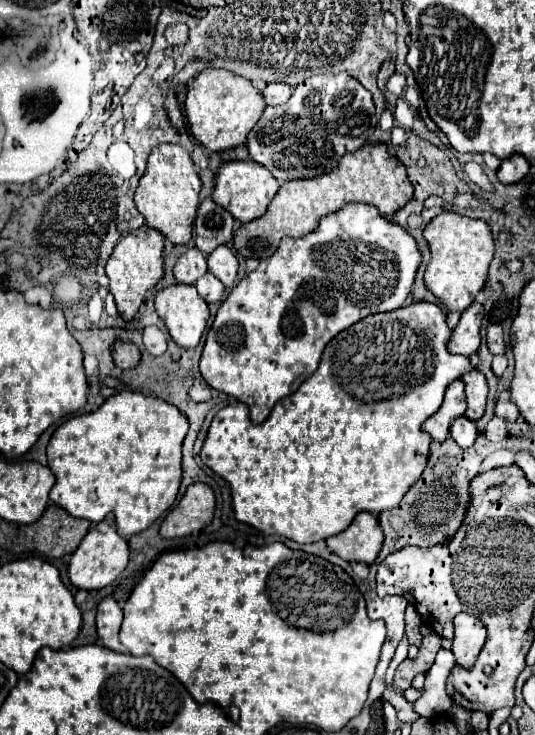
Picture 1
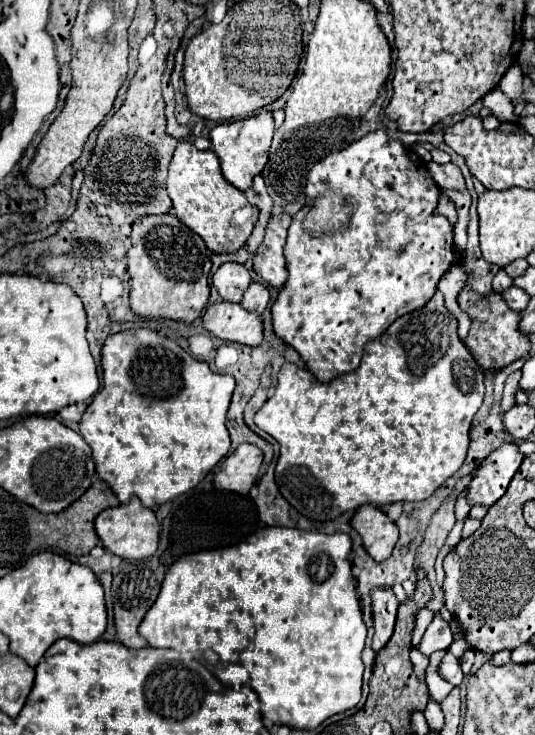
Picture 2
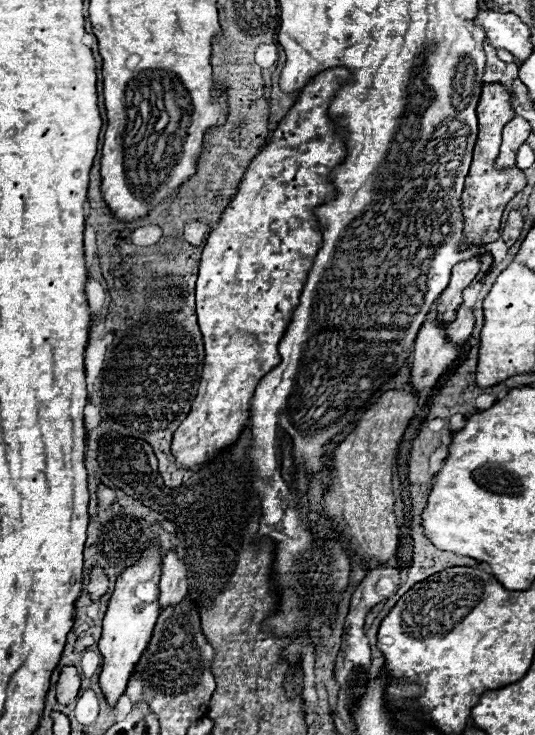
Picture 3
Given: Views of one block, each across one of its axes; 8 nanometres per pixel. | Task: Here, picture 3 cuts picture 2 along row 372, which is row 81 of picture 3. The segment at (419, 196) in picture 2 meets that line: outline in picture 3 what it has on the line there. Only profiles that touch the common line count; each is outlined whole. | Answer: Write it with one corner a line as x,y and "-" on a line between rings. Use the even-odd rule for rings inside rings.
332,68
318,74
300,92
294,106
274,130
272,142
264,144
258,156
252,160
238,188
238,194
224,210
218,228
214,228
208,236
208,242
202,250
196,284
196,310
198,324
204,336
206,360
192,410
172,438
172,456
176,458
178,468
198,470
200,466
212,462
220,452
224,452
224,448
230,448
238,442
248,422
248,406
258,380
262,380
272,368
276,368
276,364
280,364
278,342
286,332
292,310
296,308
296,302
304,288
308,270
322,244
320,228
312,208
324,204
328,196
334,196
334,186
328,184
326,176
346,156
344,136
336,132
334,124
330,122
328,104
336,90
350,78
352,76
346,68

